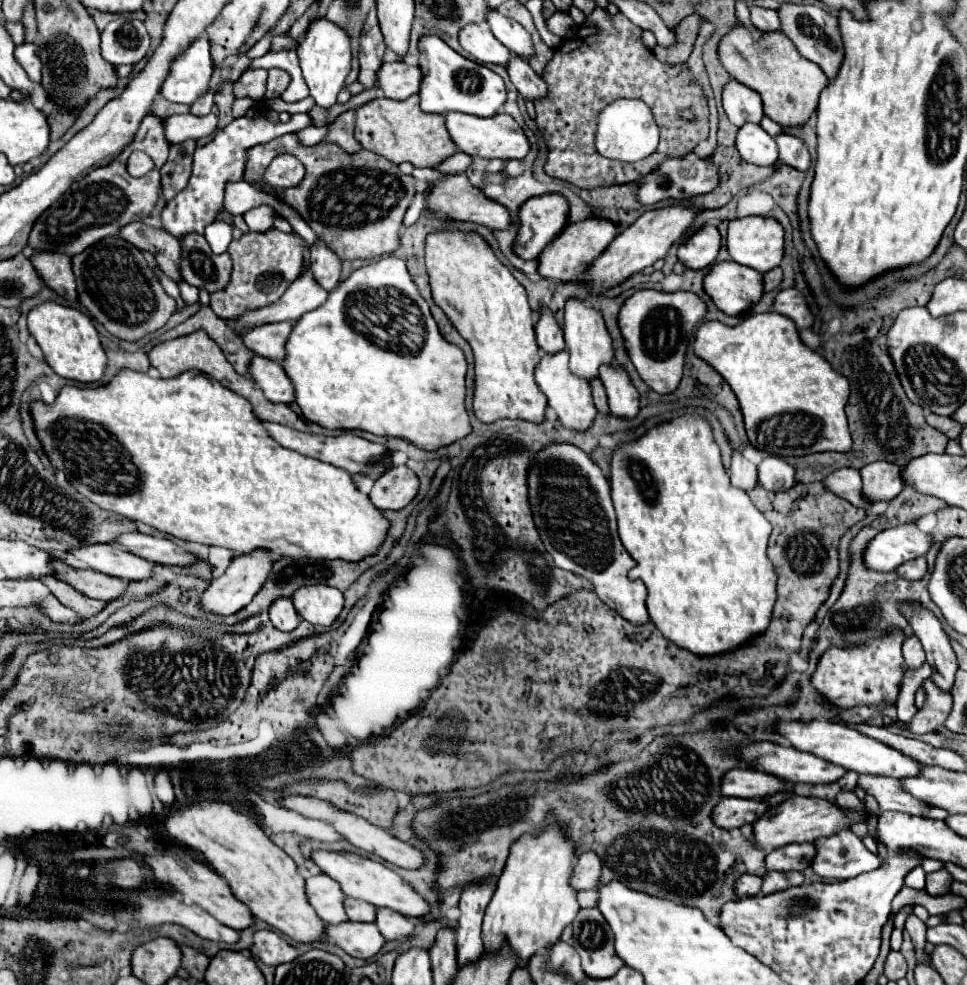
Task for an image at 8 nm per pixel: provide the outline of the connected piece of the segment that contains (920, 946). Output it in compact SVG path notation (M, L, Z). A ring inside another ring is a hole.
M908 913L908 917L906 917L906 931L910 933L912 943L916 947L916 959L918 961L920 959L928 959L928 953L924 951L924 943L926 943L924 931L926 931L926 925L914 913Z

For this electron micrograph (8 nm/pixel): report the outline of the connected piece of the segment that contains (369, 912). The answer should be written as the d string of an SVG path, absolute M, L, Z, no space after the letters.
M346 899L344 901L346 907L346 915L350 921L374 921L374 907L370 903L360 903L356 899Z

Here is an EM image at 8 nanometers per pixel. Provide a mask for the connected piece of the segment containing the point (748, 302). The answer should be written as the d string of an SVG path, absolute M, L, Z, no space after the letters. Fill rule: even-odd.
M734 261L716 263L704 279L706 293L726 315L738 317L750 311L764 293L762 273Z

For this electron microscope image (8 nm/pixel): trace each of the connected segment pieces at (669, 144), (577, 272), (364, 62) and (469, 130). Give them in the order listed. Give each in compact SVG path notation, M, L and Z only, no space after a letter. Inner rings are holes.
M596 7L590 15L586 15L586 21L580 25L580 29L594 27L596 33L588 35L583 39L568 40L561 47L554 50L552 59L544 67L542 79L548 85L548 91L544 97L536 99L536 123L538 129L546 137L546 145L550 149L548 161L546 161L546 173L558 179L564 179L580 189L594 189L602 185L612 185L612 183L636 183L644 179L648 173L652 173L656 167L660 167L666 159L674 157L684 157L688 155L700 141L708 139L708 101L704 95L702 85L694 79L690 73L688 63L664 63L658 61L652 49L648 49L642 41L642 29L634 25L630 19L626 19L622 13L610 15L606 9ZM620 97L634 97L642 99L650 109L652 115L660 127L660 145L658 149L642 159L640 163L624 163L624 161L612 161L608 157L602 157L596 147L596 127L598 127L598 117L602 109L610 103L614 103ZM682 111L690 111L694 115L692 121L682 119Z
M588 217L578 223L570 223L540 255L538 259L538 273L546 279L556 279L556 281L576 281L578 277L584 275L584 271L590 269L592 261L596 261L608 245L616 239L620 227L608 219L600 217Z
M372 7L360 37L360 53L358 53L358 59L360 59L358 83L362 83L366 89L374 87L378 81L378 69L384 63L384 51L386 51L386 43L378 27L376 9Z
M446 113L446 129L456 143L458 151L464 151L472 157L480 155L484 159L522 159L530 151L530 141L524 129L506 113L498 113L492 119L466 115L466 113Z

